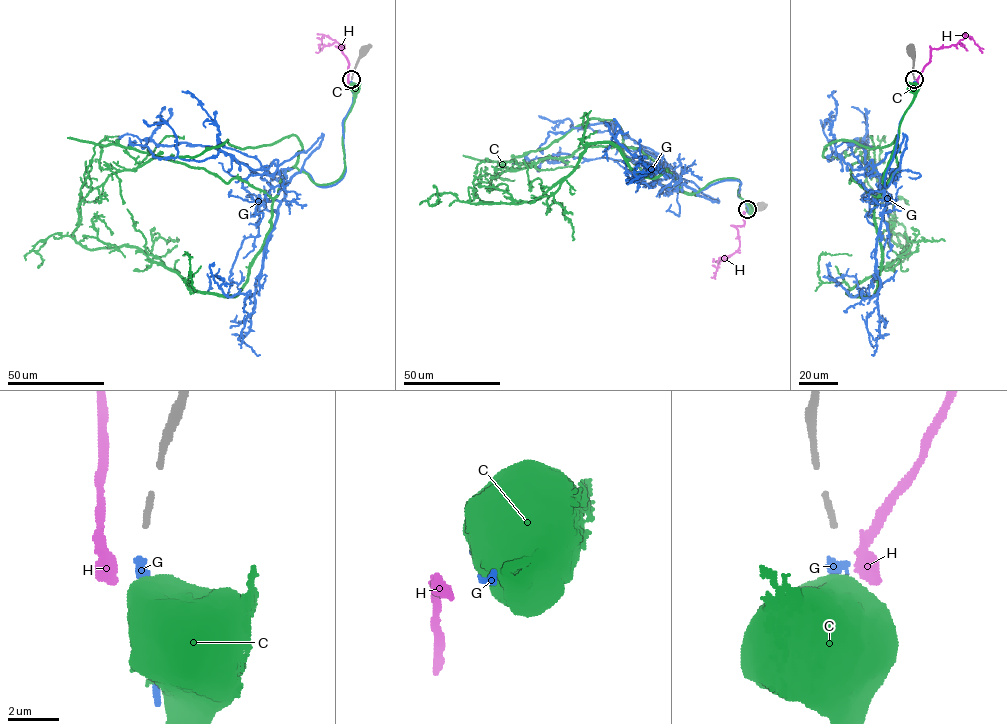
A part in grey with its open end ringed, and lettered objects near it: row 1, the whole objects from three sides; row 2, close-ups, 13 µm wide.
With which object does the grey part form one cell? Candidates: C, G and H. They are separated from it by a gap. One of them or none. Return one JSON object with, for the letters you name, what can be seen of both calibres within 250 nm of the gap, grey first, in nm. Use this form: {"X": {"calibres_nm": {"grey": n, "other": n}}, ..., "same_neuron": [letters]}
{"G": {"calibres_nm": {"grey": 260, "other": 360}}, "same_neuron": ["G"]}

